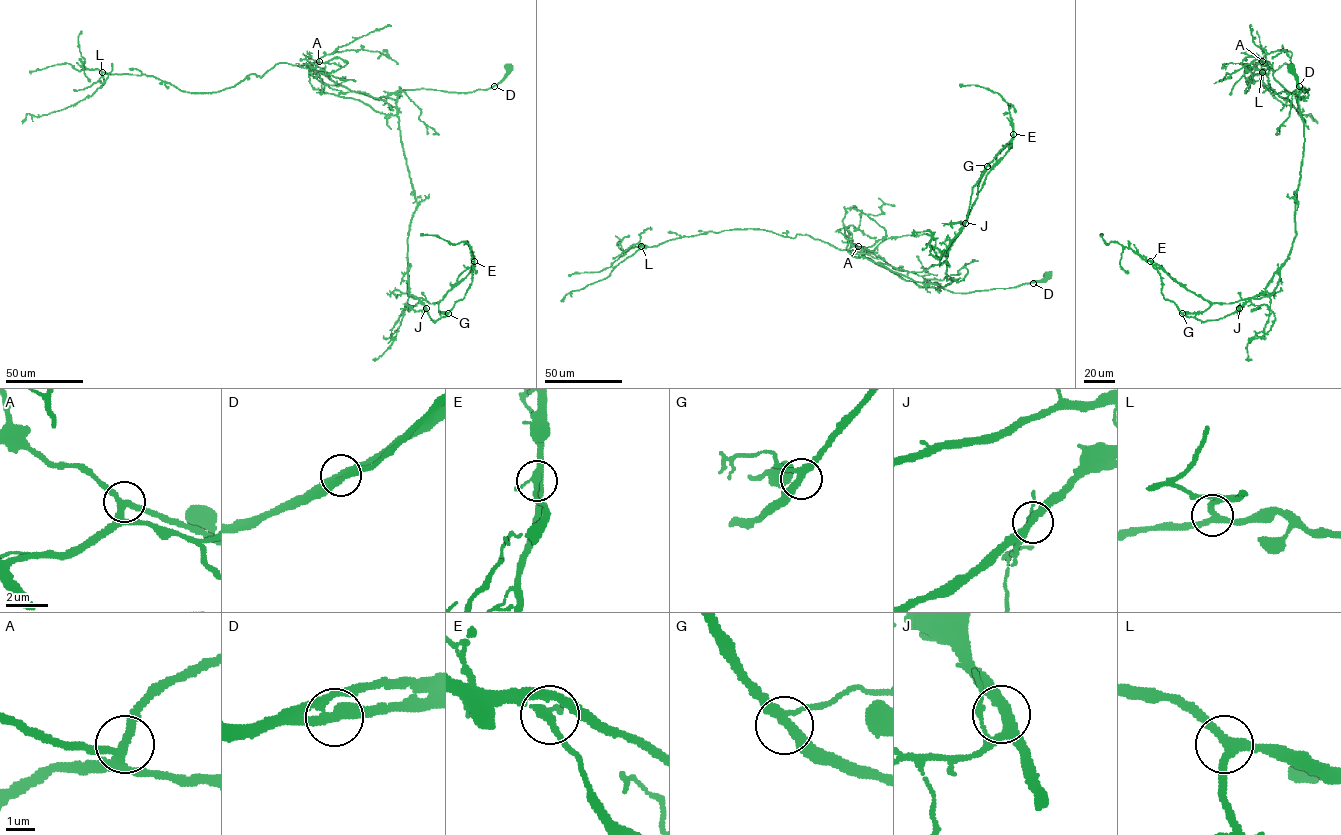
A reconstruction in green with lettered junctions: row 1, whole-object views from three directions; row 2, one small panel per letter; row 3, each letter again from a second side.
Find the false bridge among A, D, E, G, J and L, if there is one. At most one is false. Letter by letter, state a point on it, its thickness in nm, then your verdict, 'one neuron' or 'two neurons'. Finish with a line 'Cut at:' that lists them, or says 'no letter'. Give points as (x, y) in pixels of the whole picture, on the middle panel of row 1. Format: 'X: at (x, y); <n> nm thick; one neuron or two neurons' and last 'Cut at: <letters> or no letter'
A: at (858, 246); 280 nm thick; one neuron
D: at (1033, 283); 280 nm thick; one neuron
E: at (1013, 134); 260 nm thick; one neuron
G: at (987, 166); 280 nm thick; one neuron
J: at (965, 223); 280 nm thick; one neuron
L: at (641, 246); 280 nm thick; one neuron
Cut at: no letter

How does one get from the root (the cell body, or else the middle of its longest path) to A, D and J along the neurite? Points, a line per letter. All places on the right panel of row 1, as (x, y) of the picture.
A: (1290, 67), (1299, 88), (1304, 93), (1309, 89), (1298, 91), (1306, 89), (1304, 100), (1286, 90), (1262, 61)
D: (1290, 67), (1298, 86)
J: (1290, 67), (1299, 88), (1309, 89), (1298, 100), (1304, 146), (1296, 236), (1265, 292), (1239, 308)

